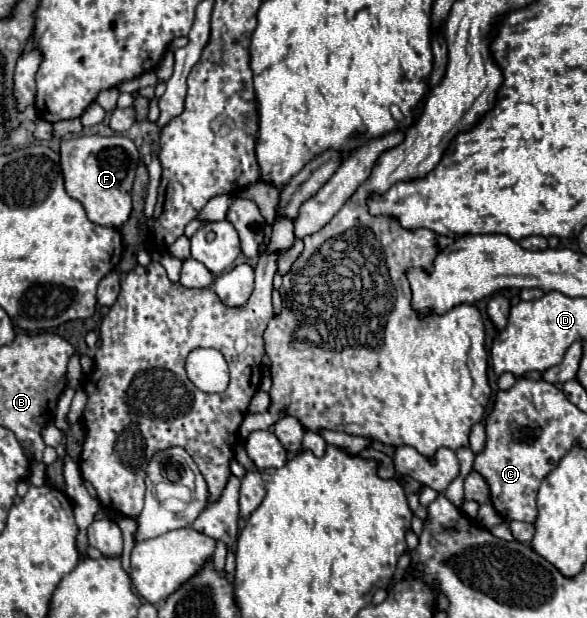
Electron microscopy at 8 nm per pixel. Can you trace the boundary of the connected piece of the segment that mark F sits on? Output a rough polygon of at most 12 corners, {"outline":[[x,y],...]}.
{"outline":[[126,135],[60,143],[66,193],[120,229],[140,161]]}

